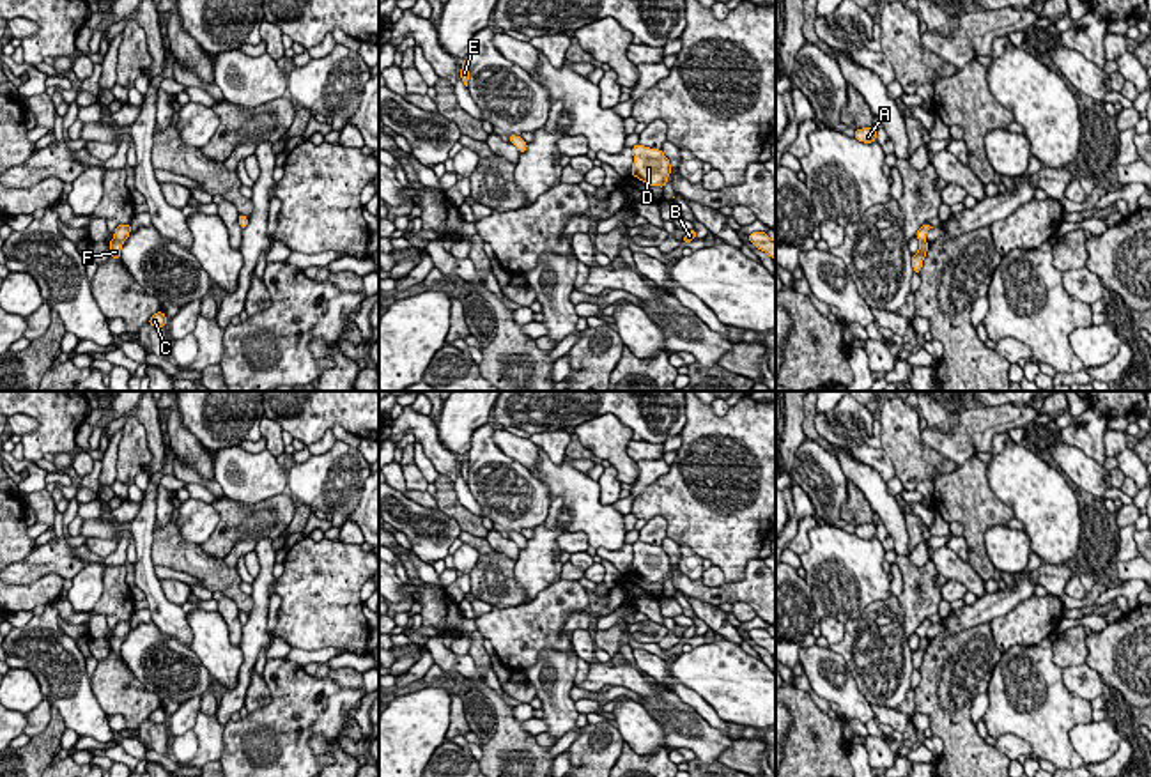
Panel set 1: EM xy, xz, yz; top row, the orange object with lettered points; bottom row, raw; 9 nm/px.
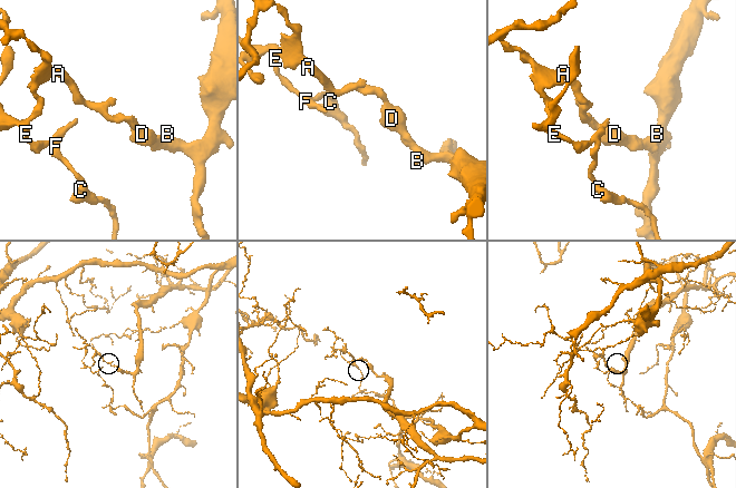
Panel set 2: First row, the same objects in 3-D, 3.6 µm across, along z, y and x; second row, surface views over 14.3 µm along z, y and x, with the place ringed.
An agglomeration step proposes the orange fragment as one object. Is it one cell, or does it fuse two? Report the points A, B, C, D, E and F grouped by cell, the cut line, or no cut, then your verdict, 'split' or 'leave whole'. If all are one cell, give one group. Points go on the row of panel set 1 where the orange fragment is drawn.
A B D E / C F | xy (126, 225), (126, 234), (117, 243) | split

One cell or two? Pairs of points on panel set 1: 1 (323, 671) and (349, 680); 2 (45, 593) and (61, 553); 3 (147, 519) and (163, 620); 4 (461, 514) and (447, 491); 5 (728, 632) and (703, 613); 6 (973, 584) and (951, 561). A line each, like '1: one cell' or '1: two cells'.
1: one cell
2: two cells
3: one cell
4: one cell
5: one cell
6: one cell

